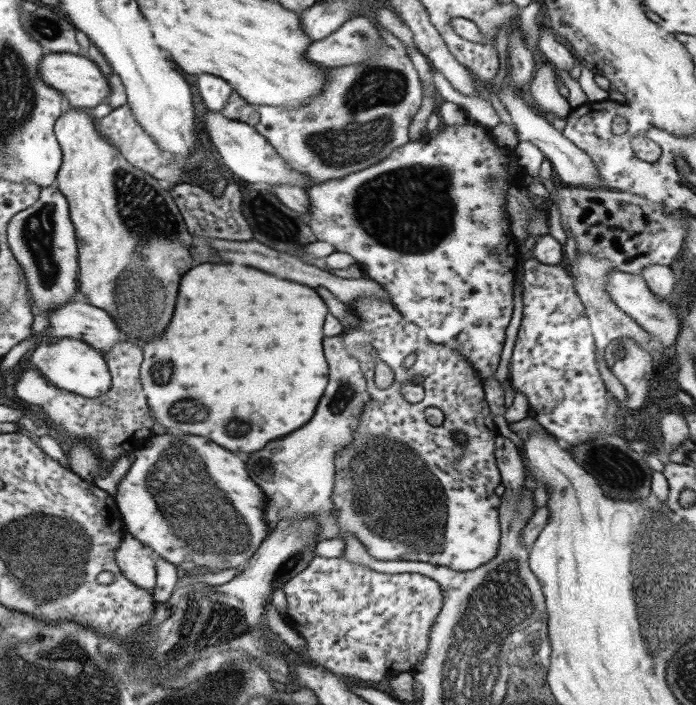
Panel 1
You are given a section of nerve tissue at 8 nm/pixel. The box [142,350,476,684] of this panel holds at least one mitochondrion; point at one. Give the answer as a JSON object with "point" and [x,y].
{"point":[195,509]}

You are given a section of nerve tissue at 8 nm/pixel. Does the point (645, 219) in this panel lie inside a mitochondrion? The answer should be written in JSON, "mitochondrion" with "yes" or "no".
{"mitochondrion":"no"}

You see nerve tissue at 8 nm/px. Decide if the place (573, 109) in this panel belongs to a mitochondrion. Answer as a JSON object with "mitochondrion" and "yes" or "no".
{"mitochondrion":"no"}

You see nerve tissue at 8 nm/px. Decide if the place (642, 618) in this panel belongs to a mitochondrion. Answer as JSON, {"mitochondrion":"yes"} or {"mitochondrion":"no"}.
{"mitochondrion":"yes"}

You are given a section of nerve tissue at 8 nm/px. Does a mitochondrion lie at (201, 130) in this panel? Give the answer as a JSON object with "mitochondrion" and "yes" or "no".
{"mitochondrion":"no"}

